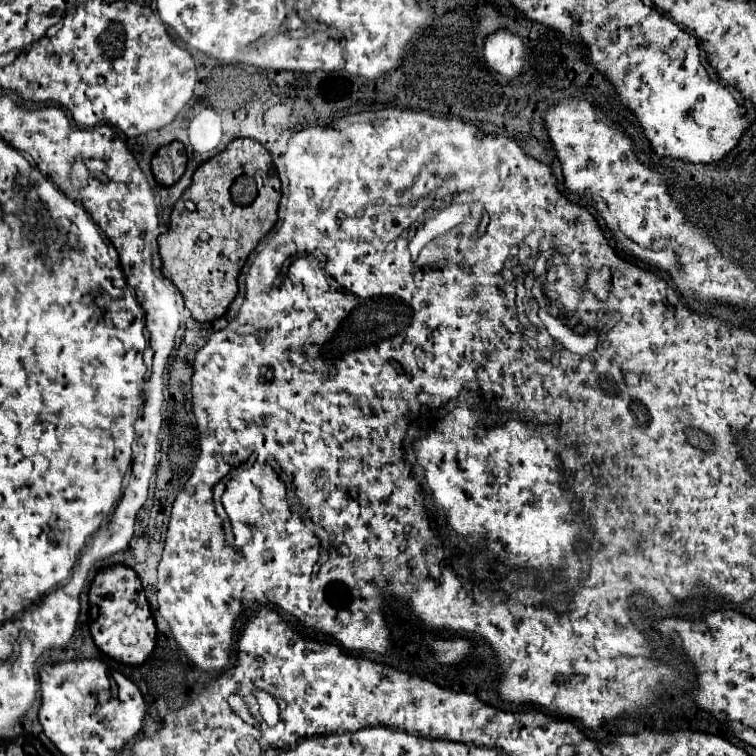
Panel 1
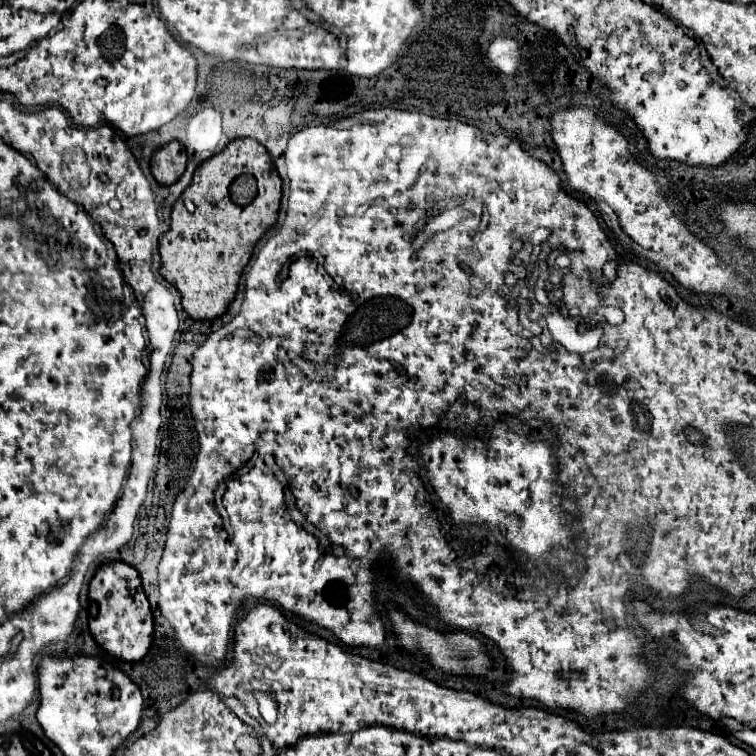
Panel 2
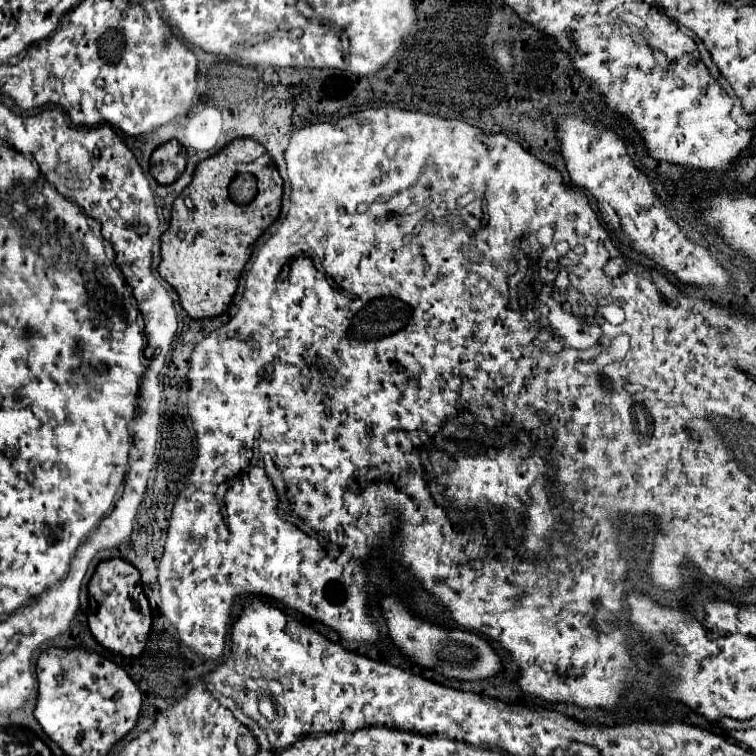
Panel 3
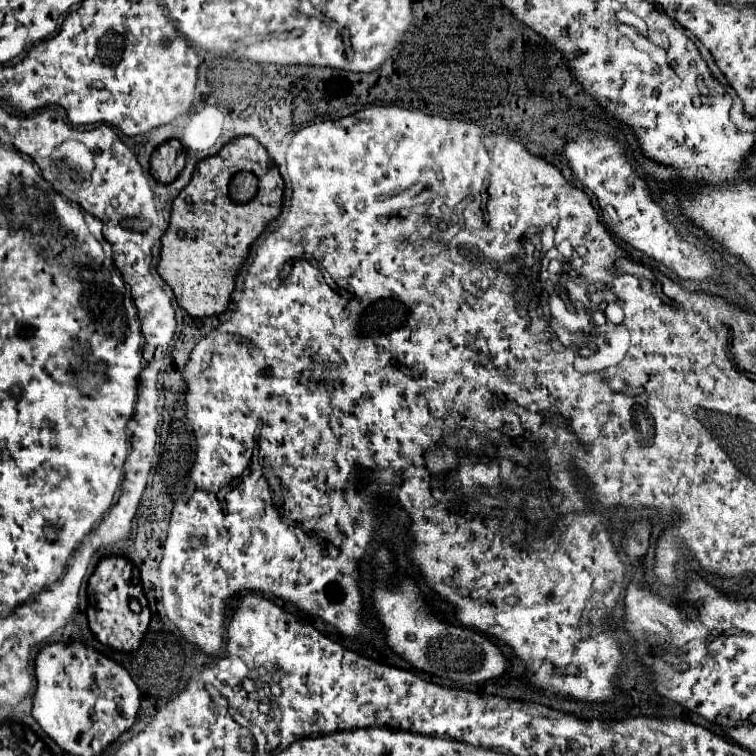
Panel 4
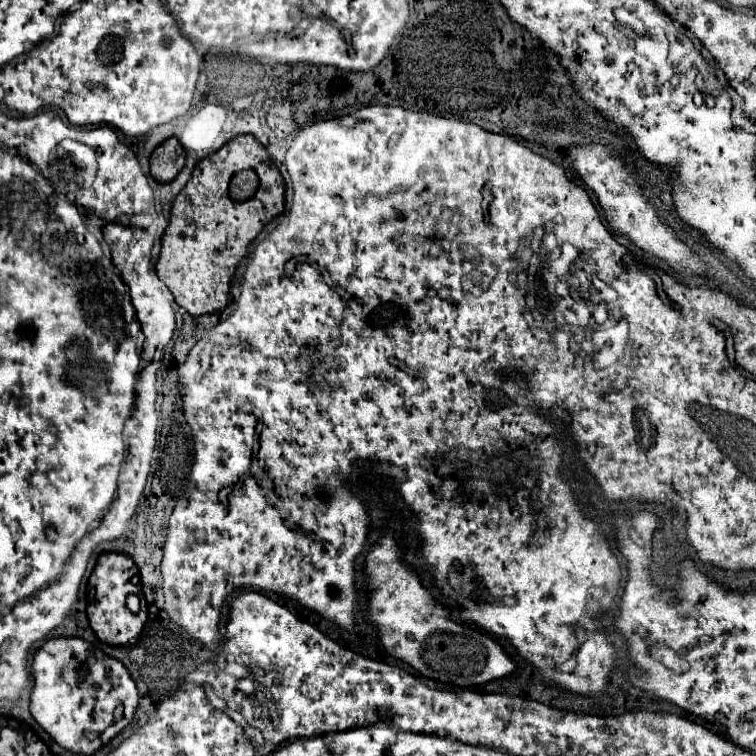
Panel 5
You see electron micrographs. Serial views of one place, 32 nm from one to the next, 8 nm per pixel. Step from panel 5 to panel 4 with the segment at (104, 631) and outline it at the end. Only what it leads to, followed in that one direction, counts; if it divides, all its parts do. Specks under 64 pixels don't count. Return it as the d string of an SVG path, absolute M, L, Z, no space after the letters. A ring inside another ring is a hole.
M110 556L102 558L100 564L96 566L94 574L88 580L88 622L90 630L96 636L98 642L104 646L118 650L118 652L136 652L142 646L144 634L150 624L150 610L146 604L146 596L142 592L142 582L140 582L140 572L138 568L122 558L122 556ZM136 598L142 604L142 612L134 614L130 610L130 600Z

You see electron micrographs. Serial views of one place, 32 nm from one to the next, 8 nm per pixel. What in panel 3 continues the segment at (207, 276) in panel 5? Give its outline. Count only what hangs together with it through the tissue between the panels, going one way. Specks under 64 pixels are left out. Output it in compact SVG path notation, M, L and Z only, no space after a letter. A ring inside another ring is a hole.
M236 138L224 150L196 166L190 186L184 188L174 202L170 228L160 238L162 262L158 272L174 286L180 304L190 318L214 318L228 310L254 242L278 218L280 202L250 202L238 206L230 200L228 186L240 172L258 176L258 184L264 184L264 190L268 190L266 186L276 186L276 182L280 182L276 166L260 142L252 138ZM186 200L192 200L192 212L186 208Z

